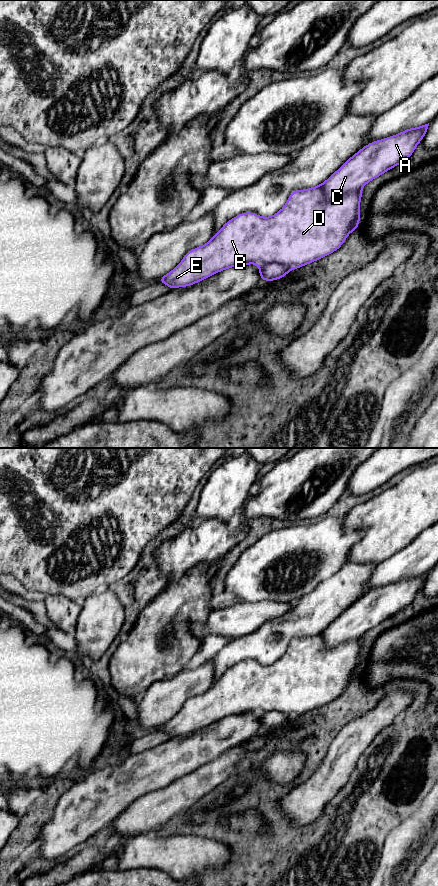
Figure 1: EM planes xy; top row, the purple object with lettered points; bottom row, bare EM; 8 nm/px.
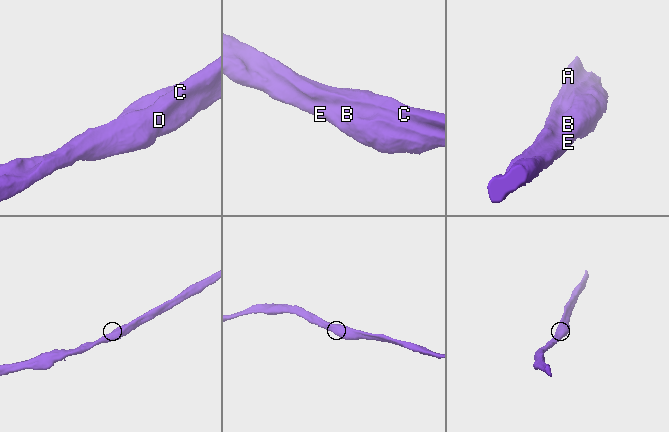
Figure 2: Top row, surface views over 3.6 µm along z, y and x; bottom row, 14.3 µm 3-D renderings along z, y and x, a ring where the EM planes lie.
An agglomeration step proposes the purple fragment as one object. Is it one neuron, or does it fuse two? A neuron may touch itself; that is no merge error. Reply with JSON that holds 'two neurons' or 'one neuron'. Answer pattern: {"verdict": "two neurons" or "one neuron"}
{"verdict": "one neuron"}

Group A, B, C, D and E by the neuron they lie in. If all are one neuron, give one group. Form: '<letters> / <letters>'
A B C D E

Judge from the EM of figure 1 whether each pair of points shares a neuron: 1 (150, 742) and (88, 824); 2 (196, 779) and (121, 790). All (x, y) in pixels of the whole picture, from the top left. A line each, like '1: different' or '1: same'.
1: different
2: same

